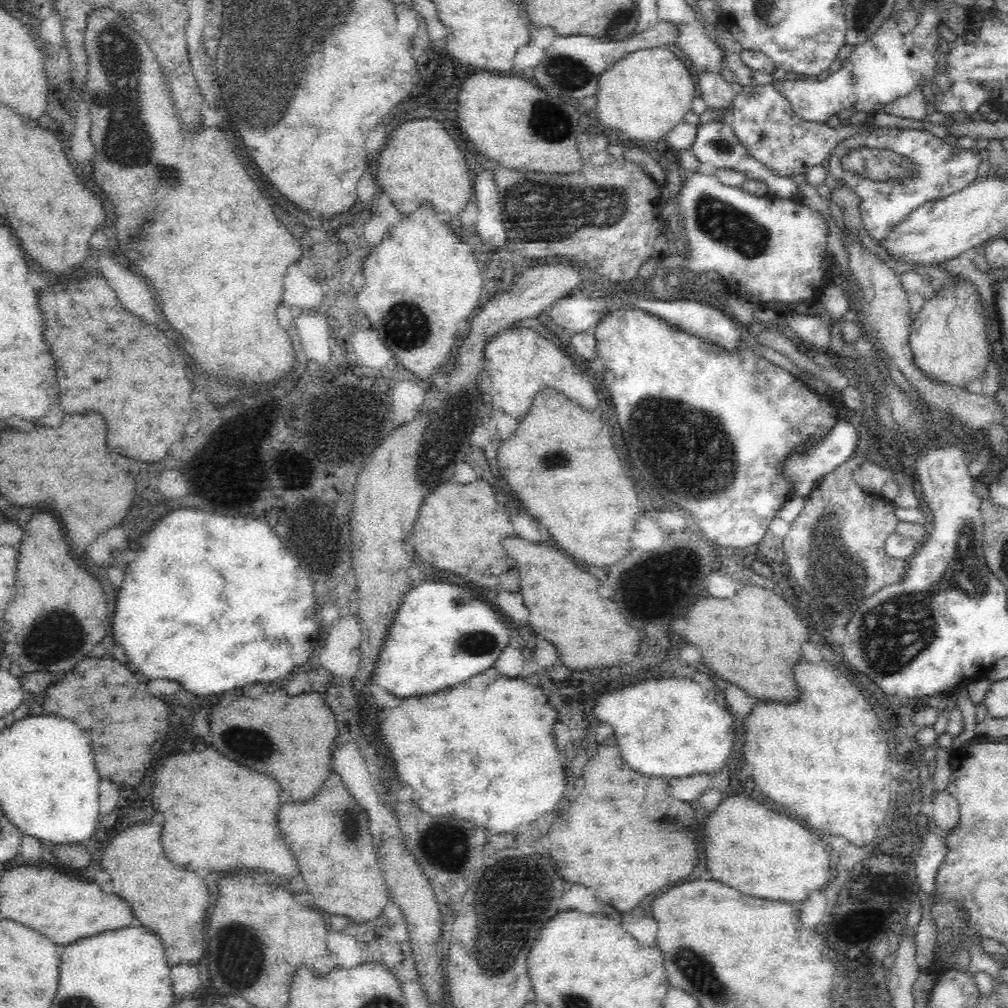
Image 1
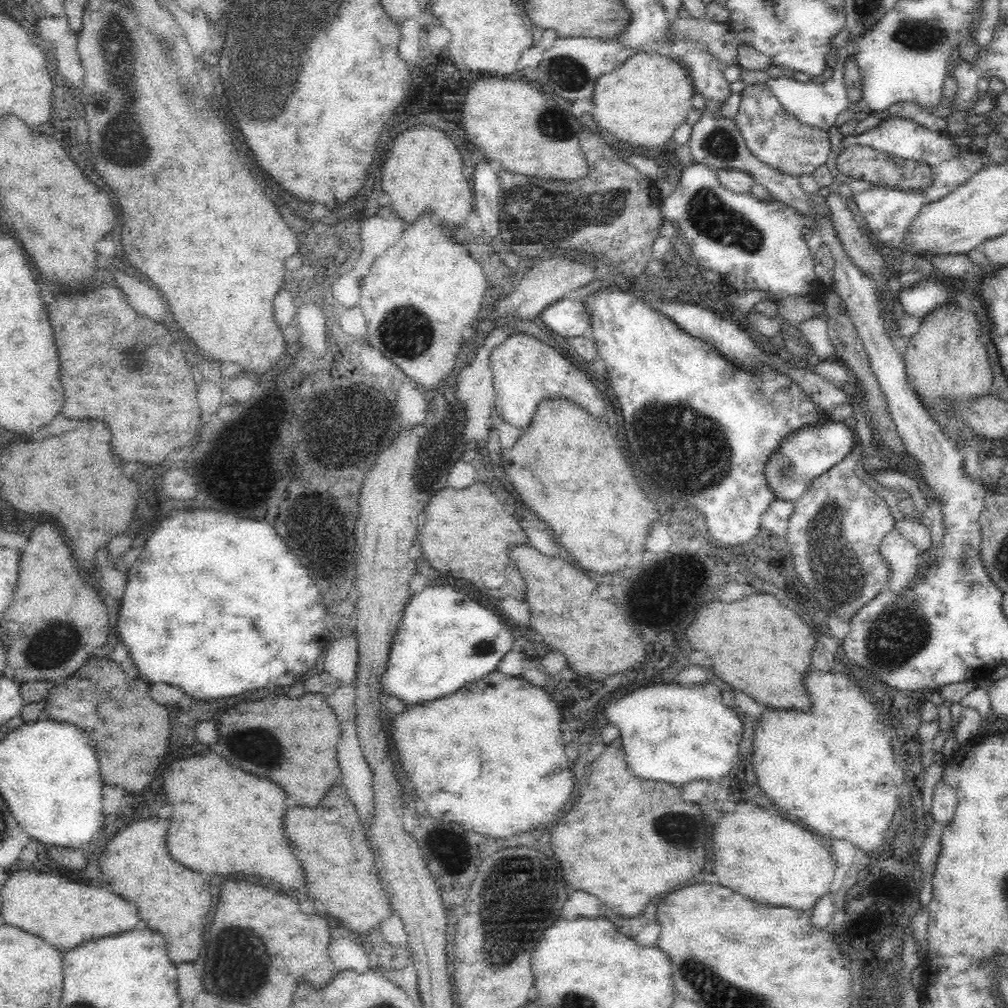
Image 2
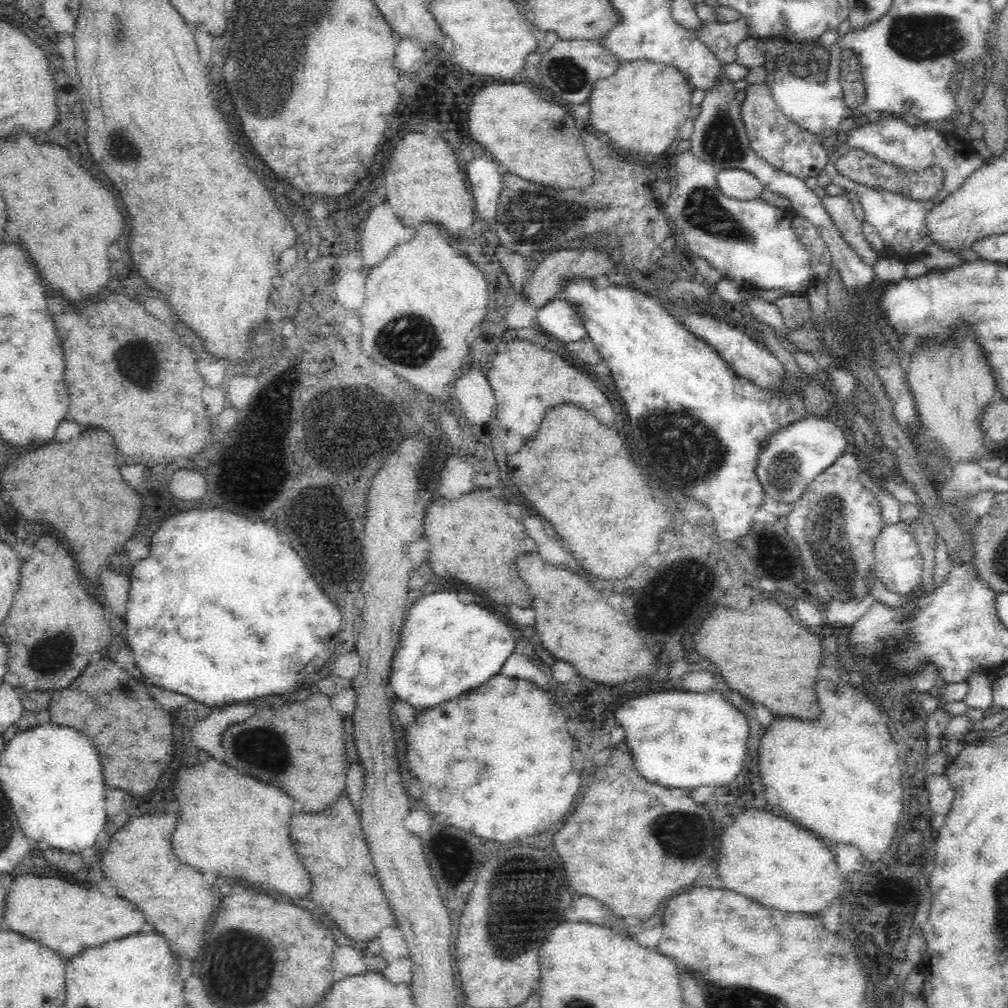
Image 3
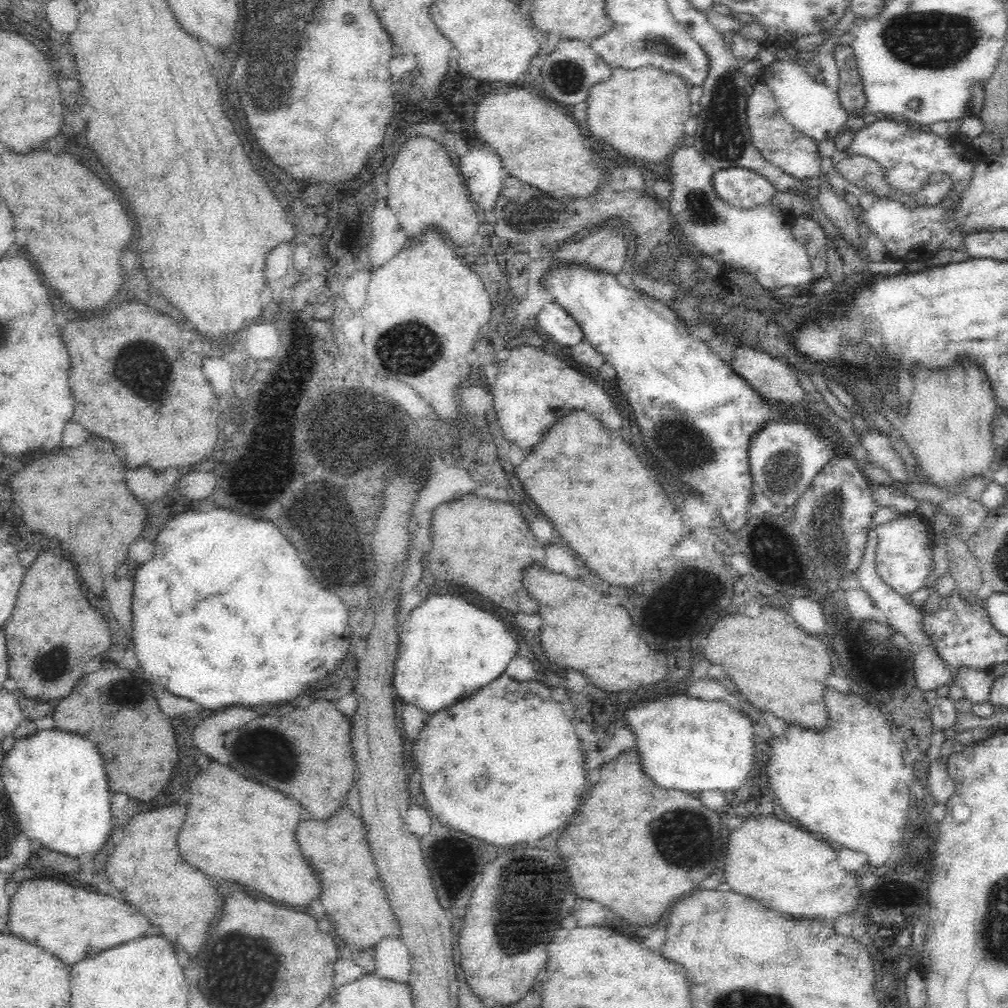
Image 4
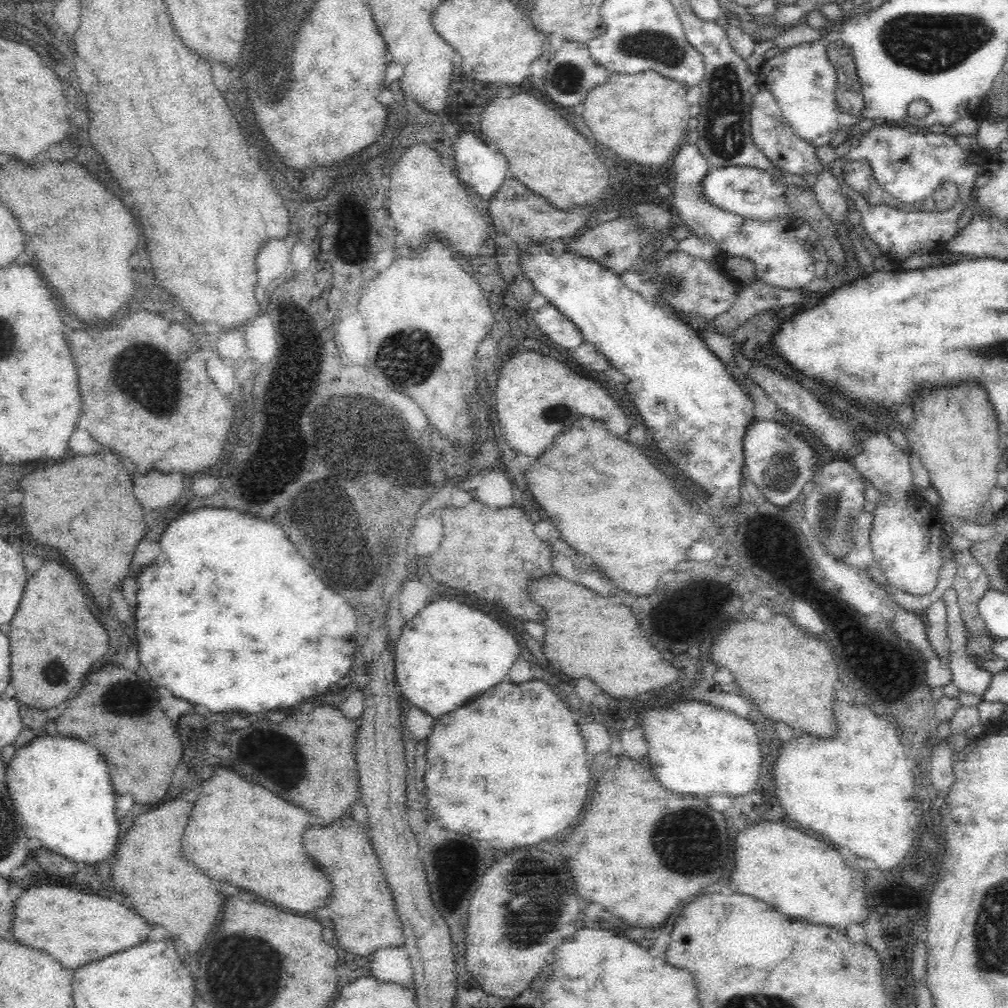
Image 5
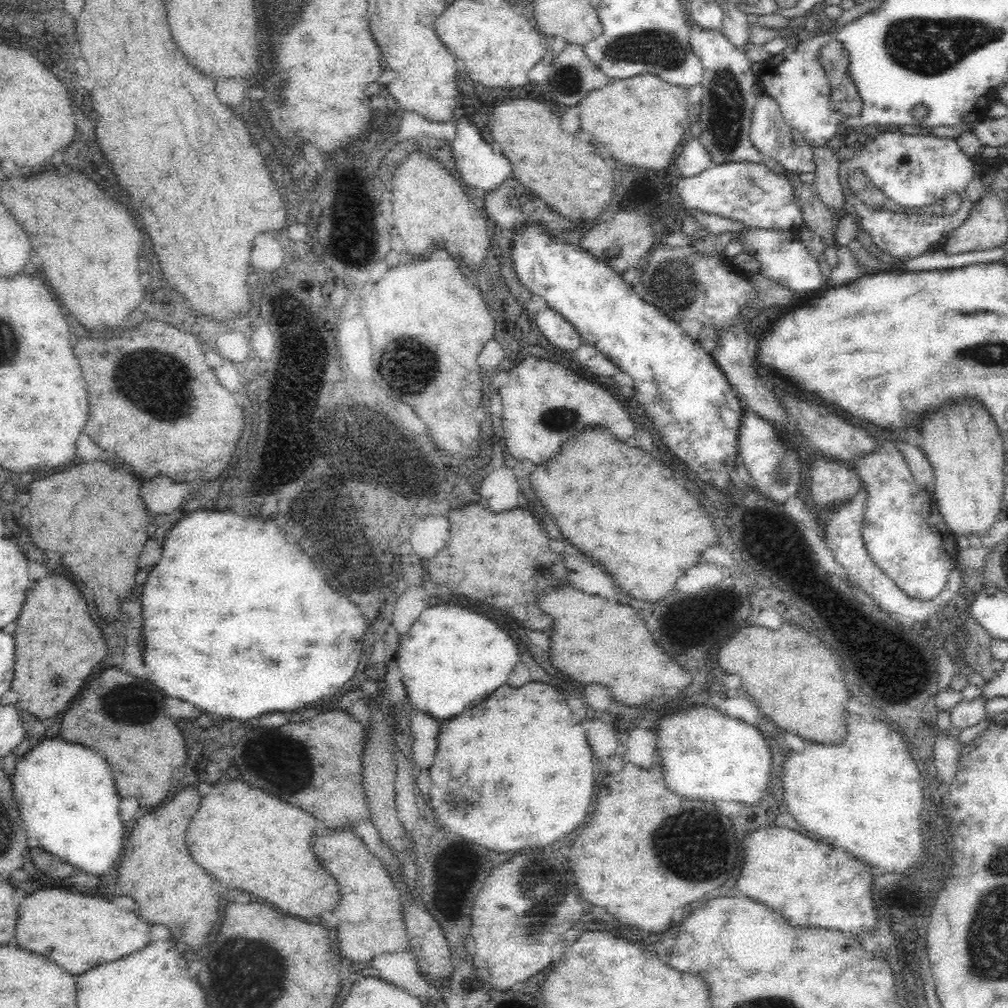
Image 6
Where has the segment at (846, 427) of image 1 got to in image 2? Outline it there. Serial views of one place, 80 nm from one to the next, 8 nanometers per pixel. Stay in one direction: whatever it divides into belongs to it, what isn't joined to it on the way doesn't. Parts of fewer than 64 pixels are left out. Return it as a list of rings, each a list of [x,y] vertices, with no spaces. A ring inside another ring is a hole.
[[[825,426],[802,428],[794,436],[785,439],[780,450],[769,458],[766,464],[766,477],[770,488],[776,491],[778,499],[795,503],[805,492],[808,492],[815,478],[828,472],[852,452],[856,442],[854,437],[854,434],[838,434],[838,428]]]

